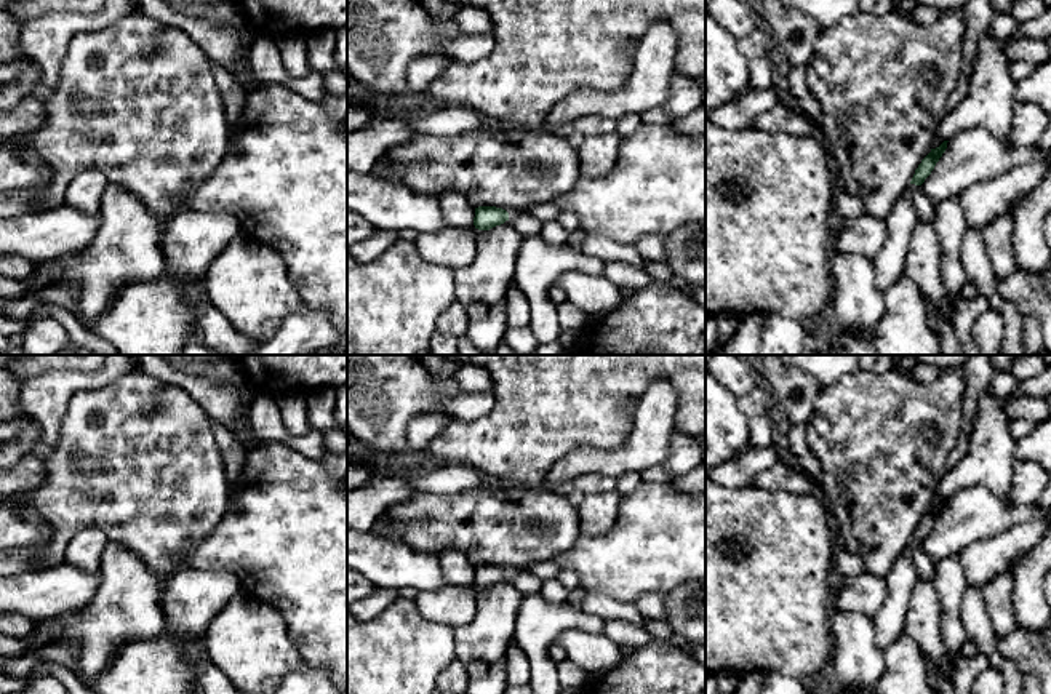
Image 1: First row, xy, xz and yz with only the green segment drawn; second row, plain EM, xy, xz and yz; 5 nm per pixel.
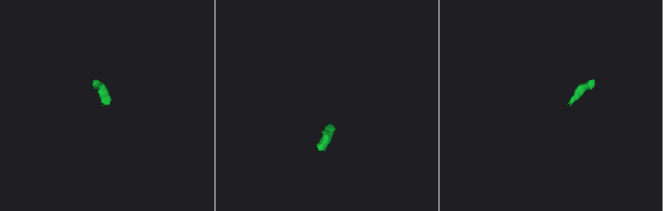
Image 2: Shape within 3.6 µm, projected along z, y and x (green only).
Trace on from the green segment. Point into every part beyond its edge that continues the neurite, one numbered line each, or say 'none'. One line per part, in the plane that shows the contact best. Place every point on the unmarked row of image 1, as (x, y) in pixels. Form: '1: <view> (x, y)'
1: yz (890, 621)

